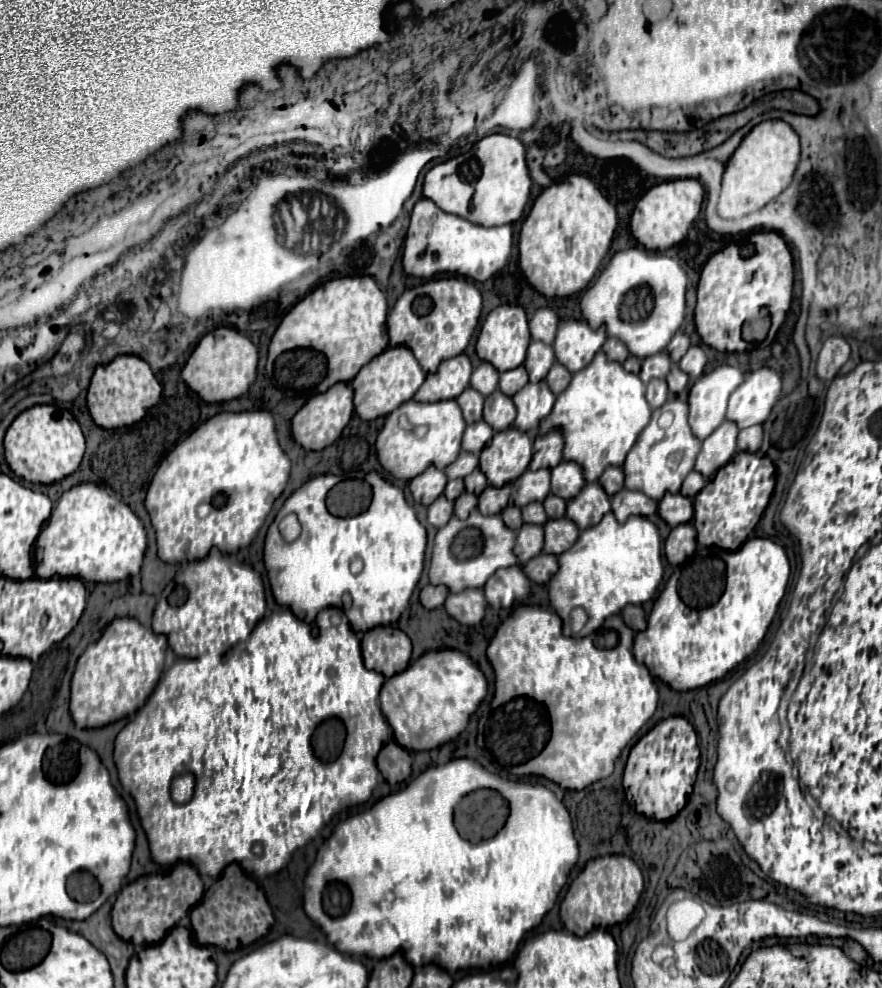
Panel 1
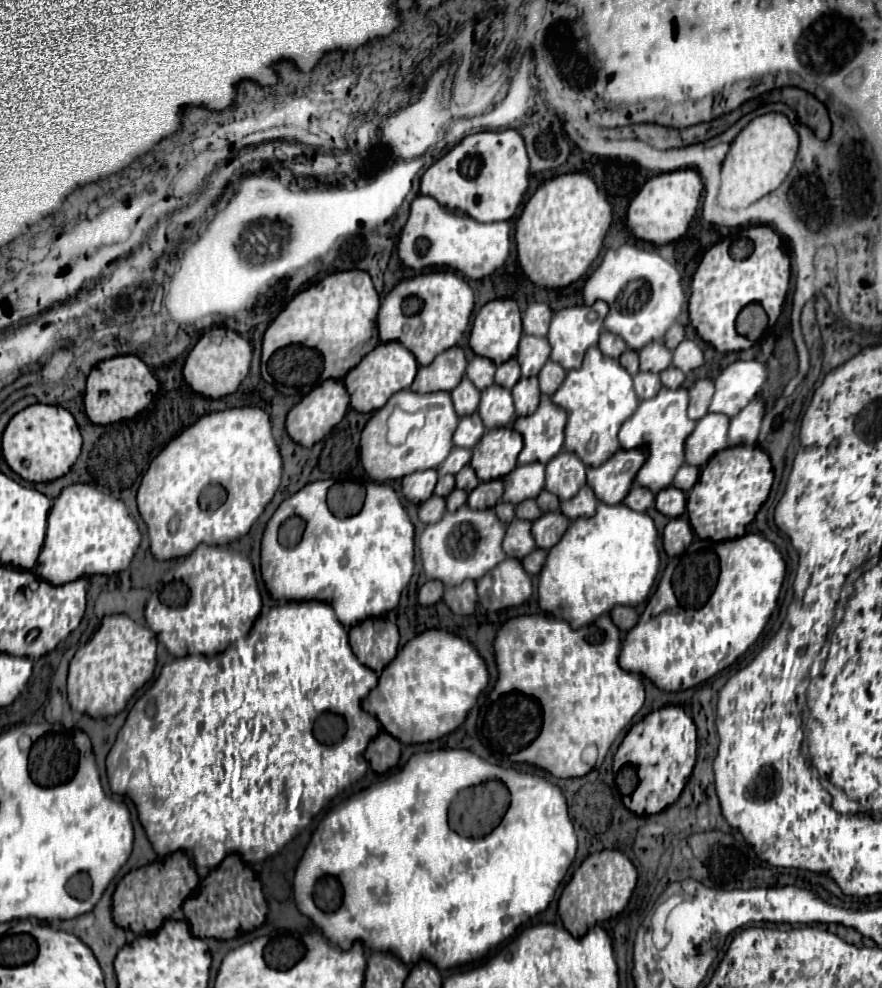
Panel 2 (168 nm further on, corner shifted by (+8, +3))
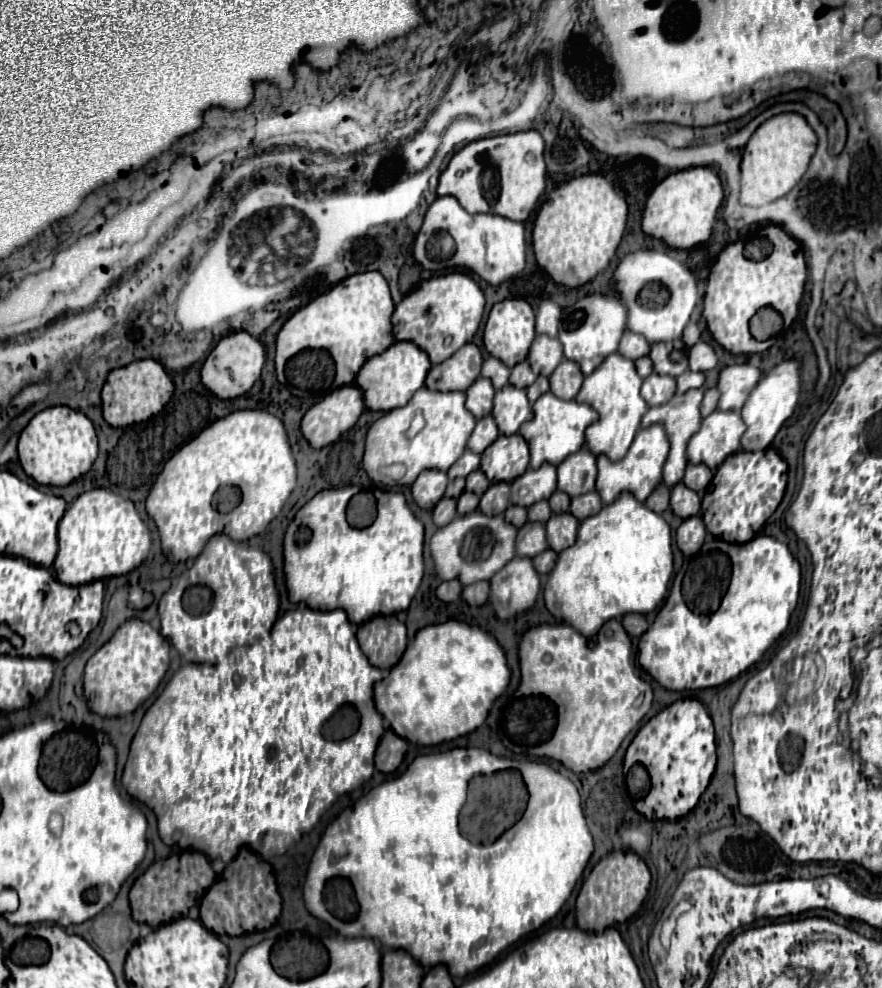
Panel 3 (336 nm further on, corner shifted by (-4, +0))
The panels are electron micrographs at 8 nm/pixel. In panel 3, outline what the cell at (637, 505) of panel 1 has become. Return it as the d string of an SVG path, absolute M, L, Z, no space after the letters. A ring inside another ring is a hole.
M660 484L650 496L648 496L648 500L644 502L650 510L654 510L654 512L664 512L666 508L668 508L668 500L670 500L670 488L668 486L664 486L664 484Z

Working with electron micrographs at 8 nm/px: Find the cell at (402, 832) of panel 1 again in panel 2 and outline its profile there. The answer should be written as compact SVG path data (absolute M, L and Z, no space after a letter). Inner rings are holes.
M441 748L436 751L419 752L414 753L398 773L386 777L380 783L370 785L368 789L362 789L360 793L348 797L327 811L325 817L320 821L320 825L316 827L316 831L312 833L312 839L294 873L294 901L296 901L296 907L300 909L300 913L310 917L322 929L322 933L340 949L348 949L350 943L362 941L364 945L368 945L374 951L394 953L404 963L412 963L412 961L418 963L418 961L426 959L426 961L434 963L438 969L450 969L450 967L458 967L458 965L474 963L474 961L482 959L498 943L502 943L510 935L514 935L520 925L524 925L534 915L542 913L550 905L558 885L562 883L568 867L572 865L572 861L576 857L576 847L578 847L576 833L574 833L572 821L568 817L566 799L564 799L562 791L548 779L532 773L492 765L468 749Z

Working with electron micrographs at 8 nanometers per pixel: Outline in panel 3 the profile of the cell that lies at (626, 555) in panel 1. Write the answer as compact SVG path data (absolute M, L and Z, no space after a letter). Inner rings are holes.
M622 492L622 496L614 504L604 506L602 512L598 512L596 516L582 520L578 526L576 544L560 552L558 562L544 586L546 608L558 620L570 624L580 634L592 638L600 630L600 626L610 618L622 618L628 612L648 614L656 610L666 598L672 570L674 564L670 526L660 514L650 512L630 492Z

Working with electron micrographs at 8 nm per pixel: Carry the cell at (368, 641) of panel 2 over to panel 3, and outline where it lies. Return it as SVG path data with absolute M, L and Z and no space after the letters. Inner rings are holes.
M376 616L366 624L360 624L358 640L368 660L382 670L394 668L408 644L406 626L396 616Z

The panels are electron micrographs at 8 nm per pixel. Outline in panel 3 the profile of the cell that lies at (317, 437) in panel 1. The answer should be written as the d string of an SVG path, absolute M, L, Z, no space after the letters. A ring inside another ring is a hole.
M342 386L314 404L302 418L302 434L320 450L350 430L364 410L362 392L356 386Z

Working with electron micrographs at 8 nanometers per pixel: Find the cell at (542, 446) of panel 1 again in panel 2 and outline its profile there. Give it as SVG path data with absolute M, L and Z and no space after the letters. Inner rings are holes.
M542 395L542 405L538 405L538 413L534 417L516 417L514 429L522 433L524 449L518 455L518 465L526 463L546 463L550 457L558 455L564 445L564 423L568 413L552 403L548 395Z

